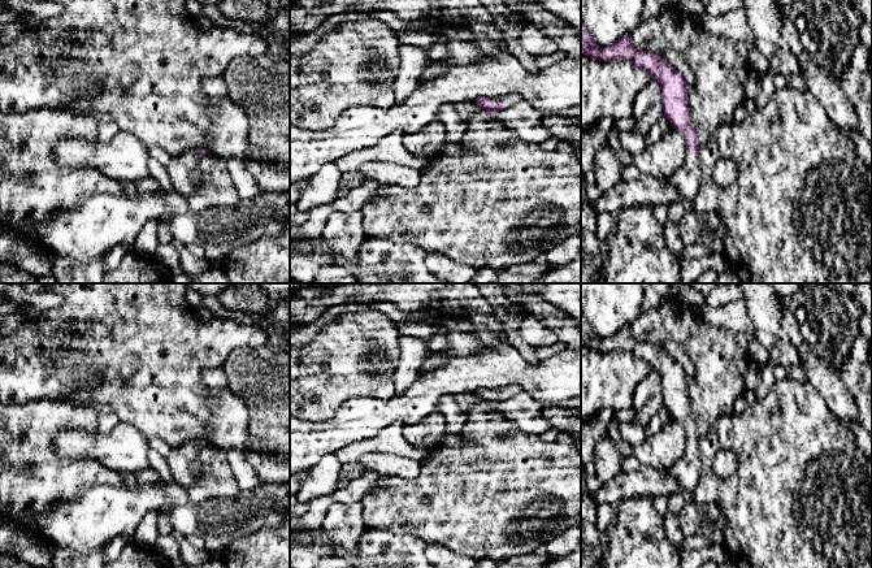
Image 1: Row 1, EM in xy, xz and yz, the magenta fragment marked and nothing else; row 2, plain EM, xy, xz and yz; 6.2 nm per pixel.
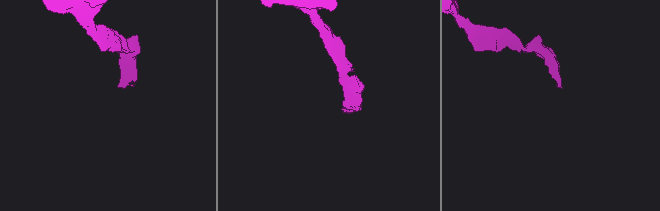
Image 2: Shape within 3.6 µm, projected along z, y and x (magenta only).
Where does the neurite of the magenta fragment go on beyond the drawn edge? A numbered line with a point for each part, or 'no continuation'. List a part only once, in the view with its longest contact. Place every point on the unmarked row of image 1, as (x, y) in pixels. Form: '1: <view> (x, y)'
1: xz (507, 393)

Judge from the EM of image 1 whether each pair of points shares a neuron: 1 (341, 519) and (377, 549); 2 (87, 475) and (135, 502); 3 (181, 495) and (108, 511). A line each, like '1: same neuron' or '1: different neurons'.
1: different neurons
2: different neurons
3: same neuron

